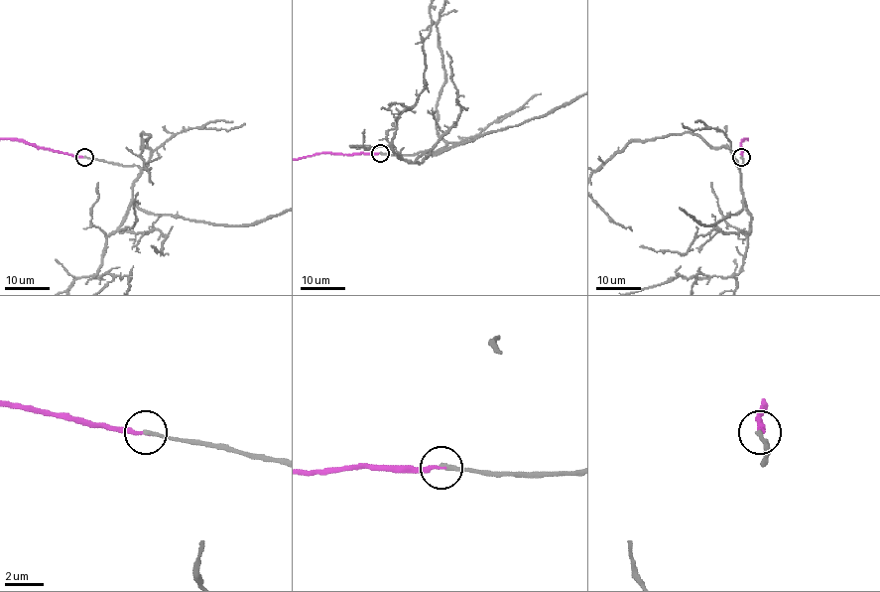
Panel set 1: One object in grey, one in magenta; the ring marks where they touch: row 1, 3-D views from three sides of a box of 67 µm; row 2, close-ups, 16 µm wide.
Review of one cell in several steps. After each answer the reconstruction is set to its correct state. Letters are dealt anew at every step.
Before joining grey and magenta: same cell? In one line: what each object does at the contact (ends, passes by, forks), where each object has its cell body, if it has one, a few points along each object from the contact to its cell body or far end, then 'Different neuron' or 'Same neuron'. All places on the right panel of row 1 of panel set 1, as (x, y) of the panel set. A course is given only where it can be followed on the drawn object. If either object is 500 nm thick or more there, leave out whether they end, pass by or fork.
At the ring grey ends. At the ring magenta ends. Soma of grey: none. Soma of magenta: none. Course of magenta: (741, 157), (741, 142), (748, 138). Different neuron

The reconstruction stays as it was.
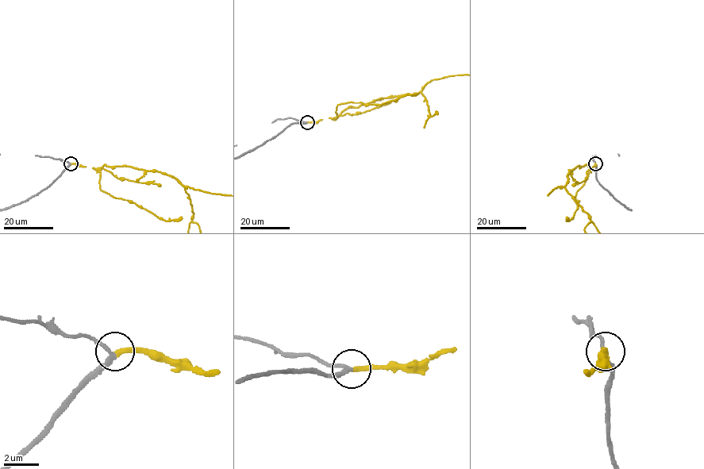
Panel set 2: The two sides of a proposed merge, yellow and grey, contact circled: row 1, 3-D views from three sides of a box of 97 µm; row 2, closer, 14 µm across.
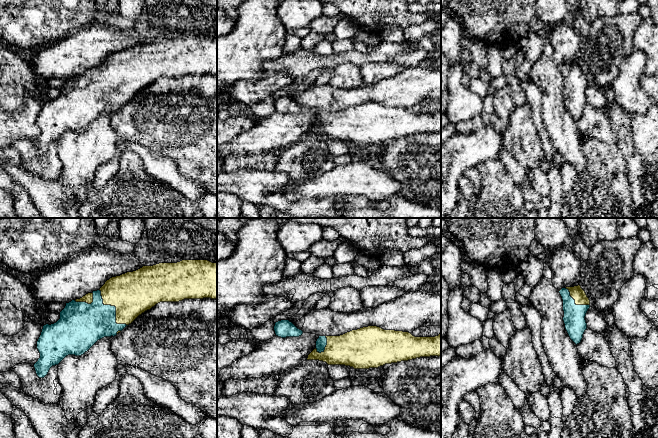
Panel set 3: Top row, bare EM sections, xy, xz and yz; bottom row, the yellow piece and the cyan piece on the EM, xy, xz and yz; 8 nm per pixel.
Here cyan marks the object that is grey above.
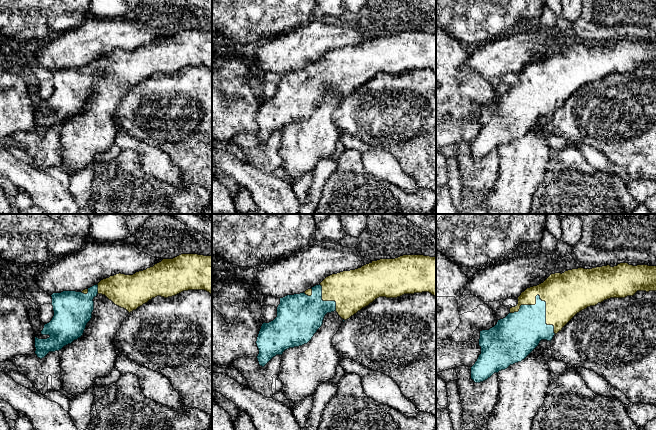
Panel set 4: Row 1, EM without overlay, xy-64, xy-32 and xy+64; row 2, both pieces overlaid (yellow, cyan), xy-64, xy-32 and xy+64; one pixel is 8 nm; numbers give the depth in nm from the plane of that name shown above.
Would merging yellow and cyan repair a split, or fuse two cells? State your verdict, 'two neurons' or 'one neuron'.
one neuron

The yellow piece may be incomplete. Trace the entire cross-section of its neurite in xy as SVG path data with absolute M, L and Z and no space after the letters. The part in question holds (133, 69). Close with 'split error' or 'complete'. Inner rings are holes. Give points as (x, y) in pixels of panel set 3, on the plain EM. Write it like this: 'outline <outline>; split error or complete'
outline M182 36L153 42L112 53L97 67L66 79L60 95L43 102L37 117L40 134L34 140L36 150L44 154L52 142L66 132L85 130L98 116L116 112L139 91L160 78L211 74L217 76L217 39L208 36Z; split error

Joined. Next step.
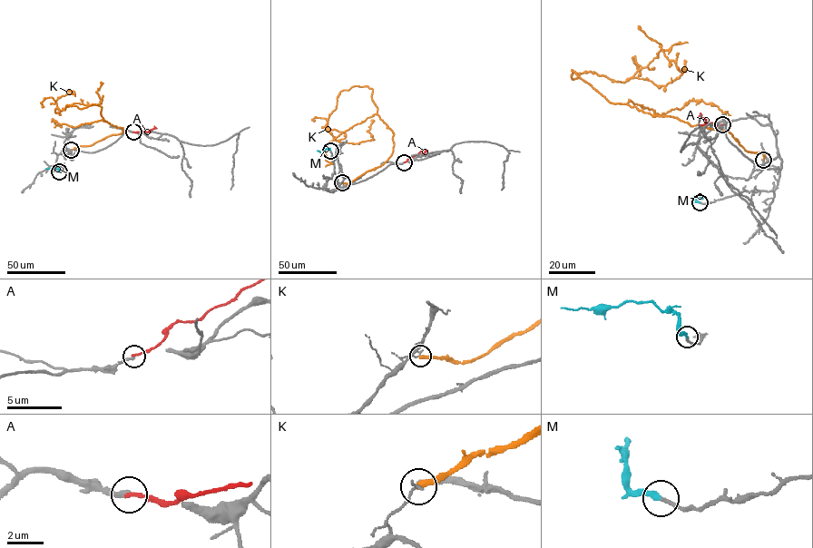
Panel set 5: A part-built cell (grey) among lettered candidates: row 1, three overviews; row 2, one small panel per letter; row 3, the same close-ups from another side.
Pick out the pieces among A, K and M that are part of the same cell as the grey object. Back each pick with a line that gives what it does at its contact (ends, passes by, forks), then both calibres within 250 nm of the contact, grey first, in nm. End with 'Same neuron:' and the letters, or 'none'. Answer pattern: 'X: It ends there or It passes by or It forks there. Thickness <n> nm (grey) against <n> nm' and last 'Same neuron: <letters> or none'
M: It ends there. Thickness 190 nm (grey) against 280 nm
Same neuron: M

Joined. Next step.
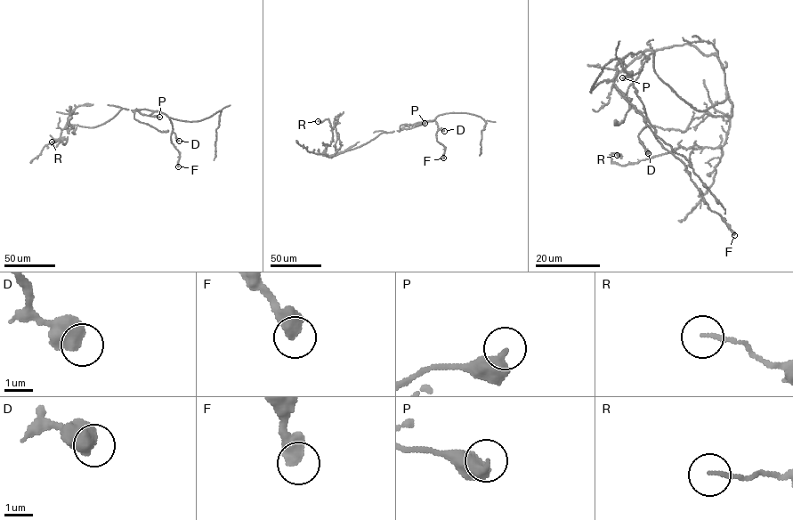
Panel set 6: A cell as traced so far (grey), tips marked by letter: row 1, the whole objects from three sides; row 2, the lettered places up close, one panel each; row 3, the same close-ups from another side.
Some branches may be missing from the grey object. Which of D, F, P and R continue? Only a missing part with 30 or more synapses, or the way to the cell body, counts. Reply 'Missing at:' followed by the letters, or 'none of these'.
Missing at: none of these

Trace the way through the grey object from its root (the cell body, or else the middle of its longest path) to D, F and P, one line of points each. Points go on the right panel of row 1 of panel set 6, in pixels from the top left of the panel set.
D: (637, 53), (630, 52), (618, 62), (613, 81), (643, 117), (646, 125), (638, 137), (648, 153)
F: (637, 53), (630, 52), (618, 62), (614, 85), (643, 117), (657, 141), (683, 163), (704, 201), (734, 235)
P: (637, 53), (644, 54), (641, 61), (643, 69), (622, 77)

